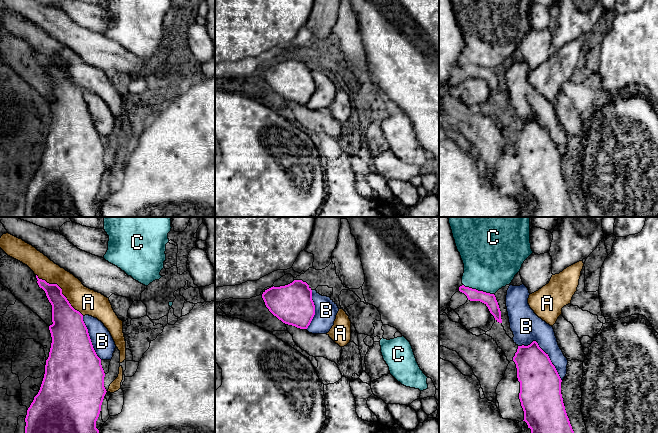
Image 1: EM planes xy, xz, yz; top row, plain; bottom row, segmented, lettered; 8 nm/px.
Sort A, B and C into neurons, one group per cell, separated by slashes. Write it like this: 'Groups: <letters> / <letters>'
Groups: A / B / C

